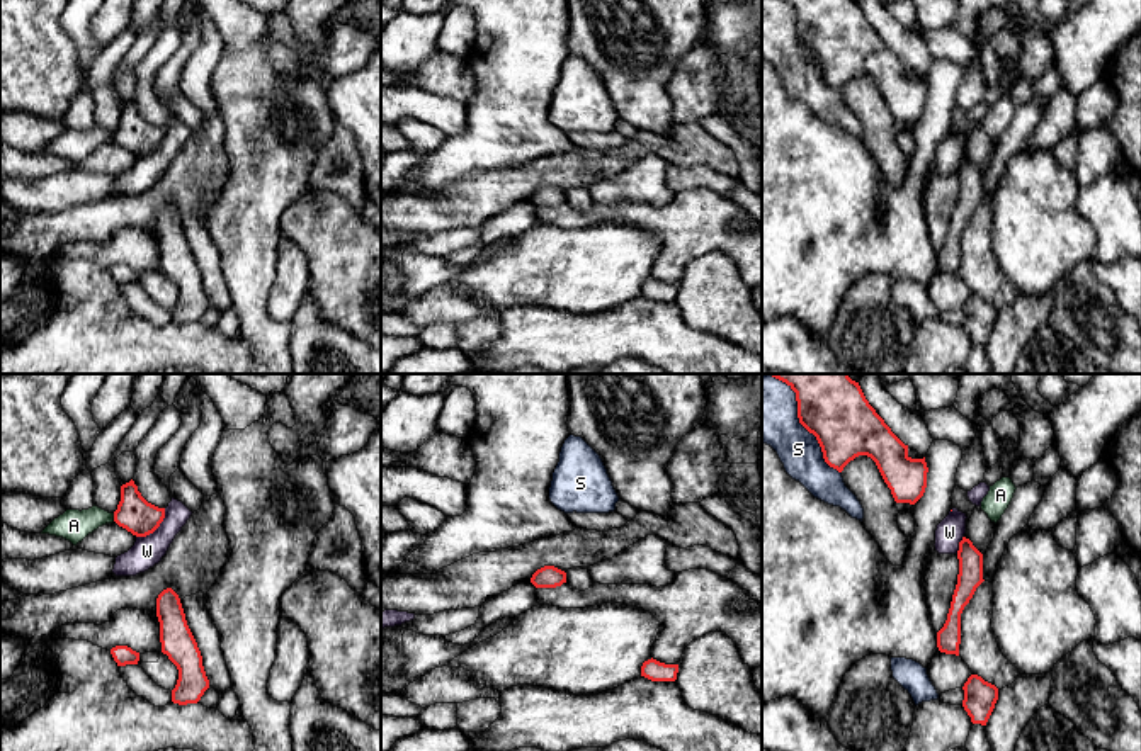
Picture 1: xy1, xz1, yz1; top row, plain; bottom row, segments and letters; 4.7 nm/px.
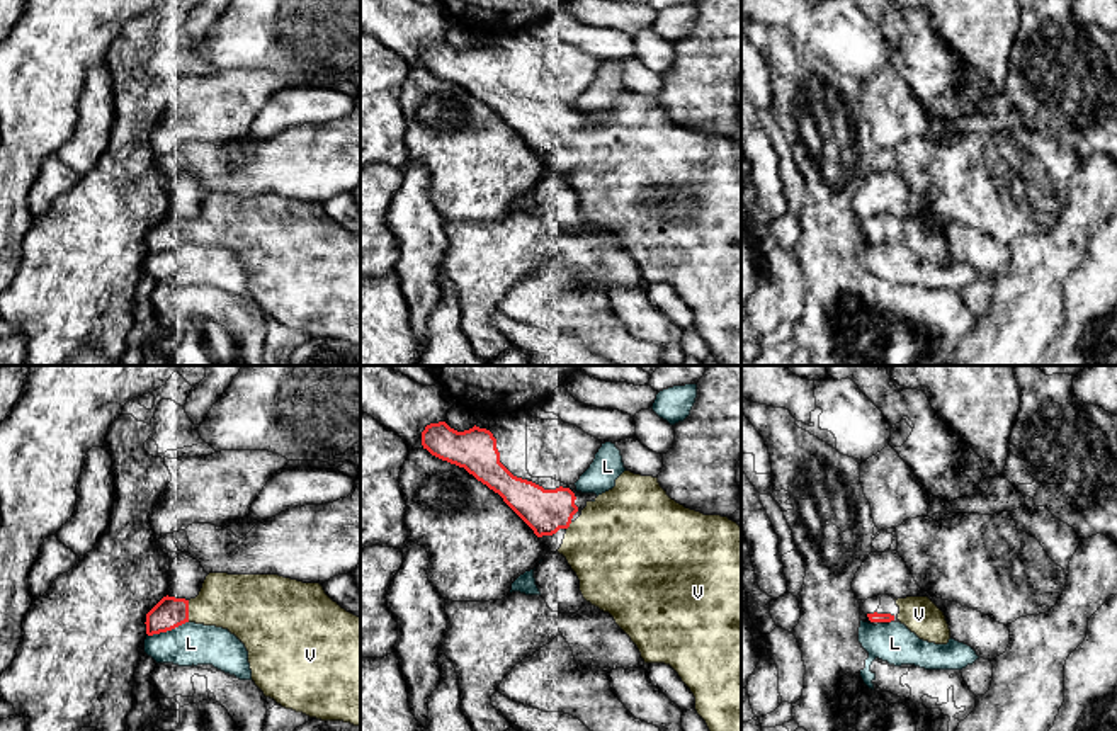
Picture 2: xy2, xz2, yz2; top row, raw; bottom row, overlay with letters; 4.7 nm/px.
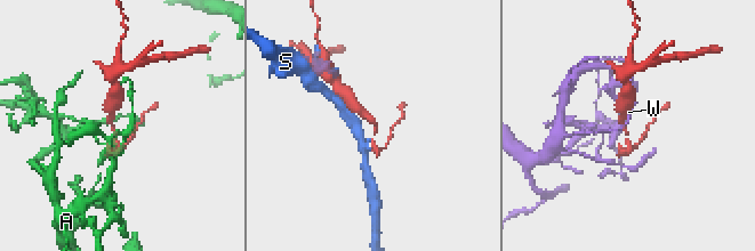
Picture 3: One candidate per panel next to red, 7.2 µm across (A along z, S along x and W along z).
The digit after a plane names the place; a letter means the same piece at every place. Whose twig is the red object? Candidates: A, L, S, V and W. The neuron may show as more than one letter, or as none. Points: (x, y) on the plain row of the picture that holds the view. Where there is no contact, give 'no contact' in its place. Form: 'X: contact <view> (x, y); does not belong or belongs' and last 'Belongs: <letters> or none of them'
A: contact xy1 (114, 136); does not belong
L: contact xy2 (167, 249); does not belong
S: contact yz1 (806, 48); does not belong
V: contact xy2 (187, 230); belongs
W: contact xy1 (155, 148); does not belong
Belongs: V

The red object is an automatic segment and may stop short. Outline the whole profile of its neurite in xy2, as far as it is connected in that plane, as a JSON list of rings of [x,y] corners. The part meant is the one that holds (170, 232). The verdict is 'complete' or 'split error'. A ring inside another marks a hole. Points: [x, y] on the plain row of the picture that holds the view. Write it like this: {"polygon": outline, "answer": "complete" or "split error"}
{"polygon": [[[209,192],[196,218],[163,216],[146,233],[146,253],[167,252],[185,241],[235,253],[248,270],[252,299],[282,326],[360,345],[360,236],[333,221],[320,202],[279,194]]], "answer": "split error"}

